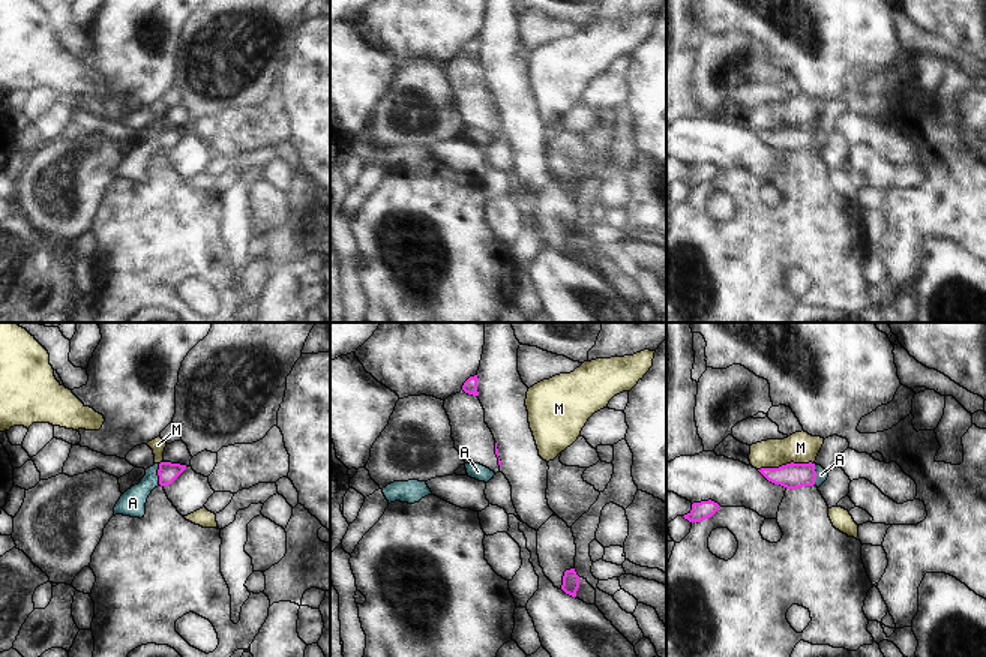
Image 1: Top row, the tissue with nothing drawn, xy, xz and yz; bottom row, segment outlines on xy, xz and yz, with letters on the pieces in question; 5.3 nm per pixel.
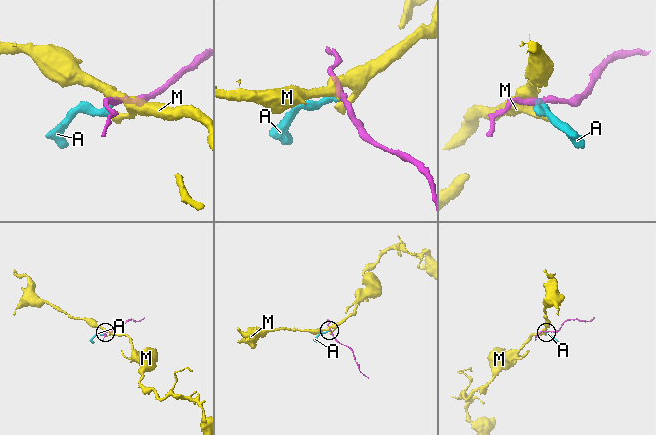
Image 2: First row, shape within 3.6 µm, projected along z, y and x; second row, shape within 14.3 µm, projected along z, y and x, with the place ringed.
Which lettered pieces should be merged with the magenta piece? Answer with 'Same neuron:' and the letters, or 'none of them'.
Same neuron: none of them

